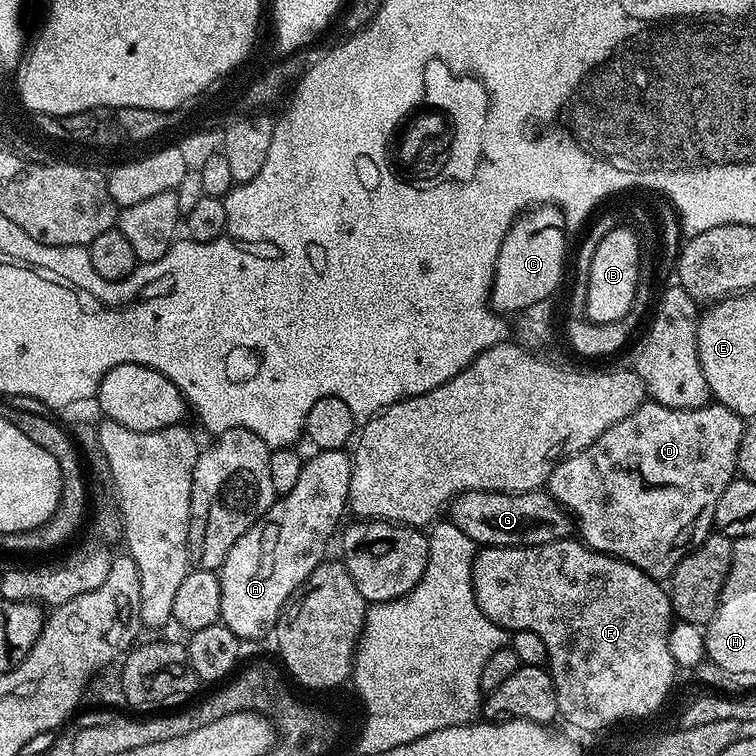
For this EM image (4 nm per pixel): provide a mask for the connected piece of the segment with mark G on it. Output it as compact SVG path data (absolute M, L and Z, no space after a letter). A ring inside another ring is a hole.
M546 490L535 492L464 492L450 505L450 522L477 546L533 548L573 535L574 520ZM452 512L452 516L451 516Z

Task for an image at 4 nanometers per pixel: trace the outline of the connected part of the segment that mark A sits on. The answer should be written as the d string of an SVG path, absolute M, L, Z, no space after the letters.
M317 451L316 457L305 459L302 474L298 474L298 483L294 490L285 496L279 497L270 506L270 510L234 546L230 546L230 554L218 569L220 585L222 586L222 606L220 607L220 620L227 628L234 630L234 634L242 642L256 640L273 631L276 620L280 617L288 599L292 597L314 574L314 570L323 564L329 555L328 543L337 535L341 527L340 515L345 515L348 507L348 491L350 490L350 474L352 473L352 458L347 451L322 452Z

